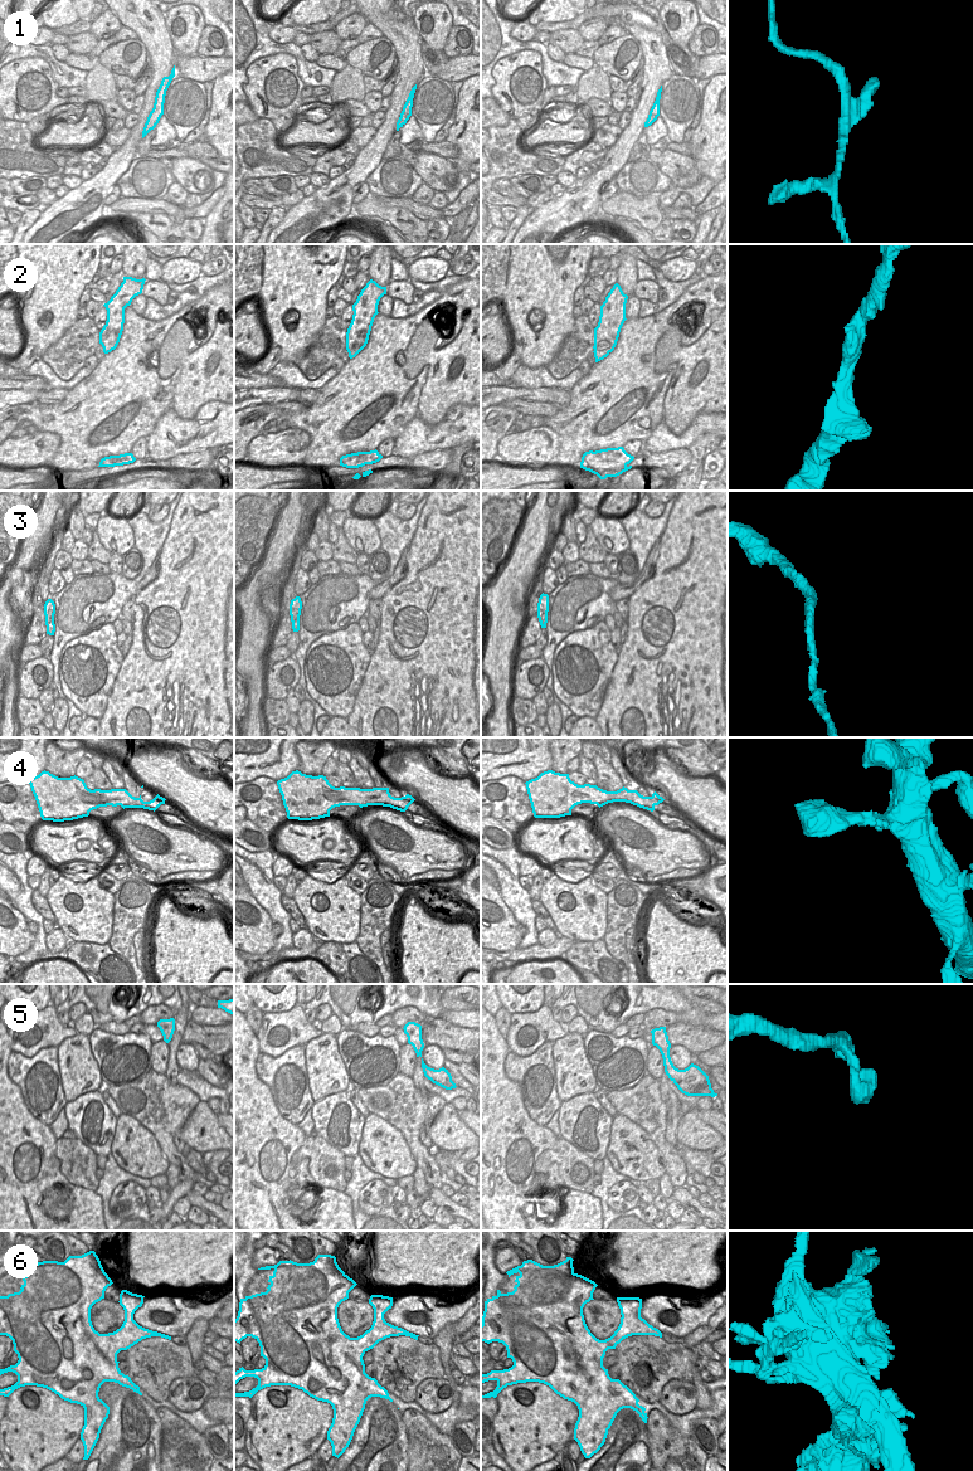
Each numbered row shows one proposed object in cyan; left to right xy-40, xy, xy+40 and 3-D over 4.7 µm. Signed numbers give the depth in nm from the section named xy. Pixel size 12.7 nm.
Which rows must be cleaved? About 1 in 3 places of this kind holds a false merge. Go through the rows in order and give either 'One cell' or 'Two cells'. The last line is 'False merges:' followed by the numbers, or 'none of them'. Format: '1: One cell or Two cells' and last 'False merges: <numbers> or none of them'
1: One cell
2: One cell
3: Two cells
4: One cell
5: One cell
6: Two cells
False merges: 3, 6

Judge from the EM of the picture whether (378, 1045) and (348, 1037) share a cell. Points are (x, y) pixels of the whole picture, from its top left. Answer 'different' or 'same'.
same

